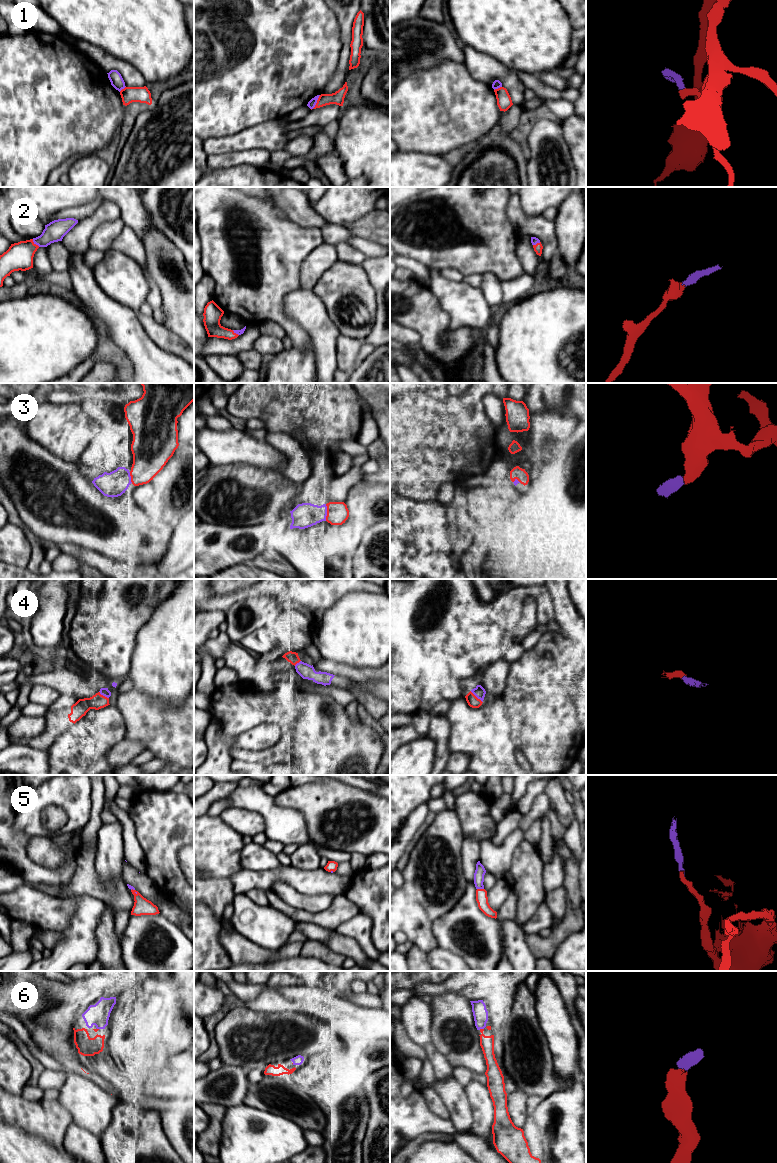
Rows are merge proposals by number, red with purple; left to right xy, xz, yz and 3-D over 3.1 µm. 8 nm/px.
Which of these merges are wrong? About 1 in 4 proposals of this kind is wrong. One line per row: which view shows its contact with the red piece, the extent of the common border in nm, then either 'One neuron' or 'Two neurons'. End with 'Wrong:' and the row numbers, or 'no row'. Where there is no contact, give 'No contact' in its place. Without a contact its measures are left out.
1: Touches red in xz. Shared border 140 nm. Two neurons
2: Touches red in xy. Shared border 90 nm. One neuron
3: Touches red in xz. Shared border 140 nm. One neuron
4: Touches red in yz. Shared border 140 nm. One neuron
5: Touches red in yz. Shared border 60 nm. One neuron
6: Touches red in yz. Shared border 40 nm. One neuron
Wrong: 1

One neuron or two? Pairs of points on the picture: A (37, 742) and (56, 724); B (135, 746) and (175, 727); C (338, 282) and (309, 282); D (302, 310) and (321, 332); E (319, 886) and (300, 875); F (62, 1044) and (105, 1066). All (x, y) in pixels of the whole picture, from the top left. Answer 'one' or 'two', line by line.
A: one
B: two
C: two
D: one
E: one
F: one

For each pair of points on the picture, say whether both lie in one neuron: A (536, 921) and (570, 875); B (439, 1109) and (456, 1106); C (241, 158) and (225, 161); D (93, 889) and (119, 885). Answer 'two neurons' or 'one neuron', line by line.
A: two neurons
B: two neurons
C: one neuron
D: one neuron

